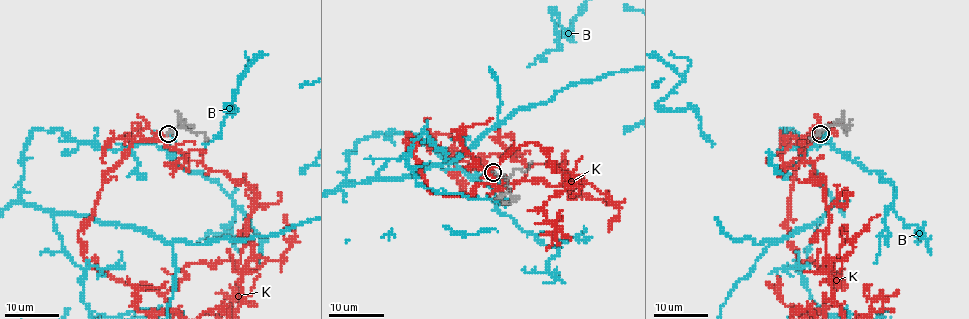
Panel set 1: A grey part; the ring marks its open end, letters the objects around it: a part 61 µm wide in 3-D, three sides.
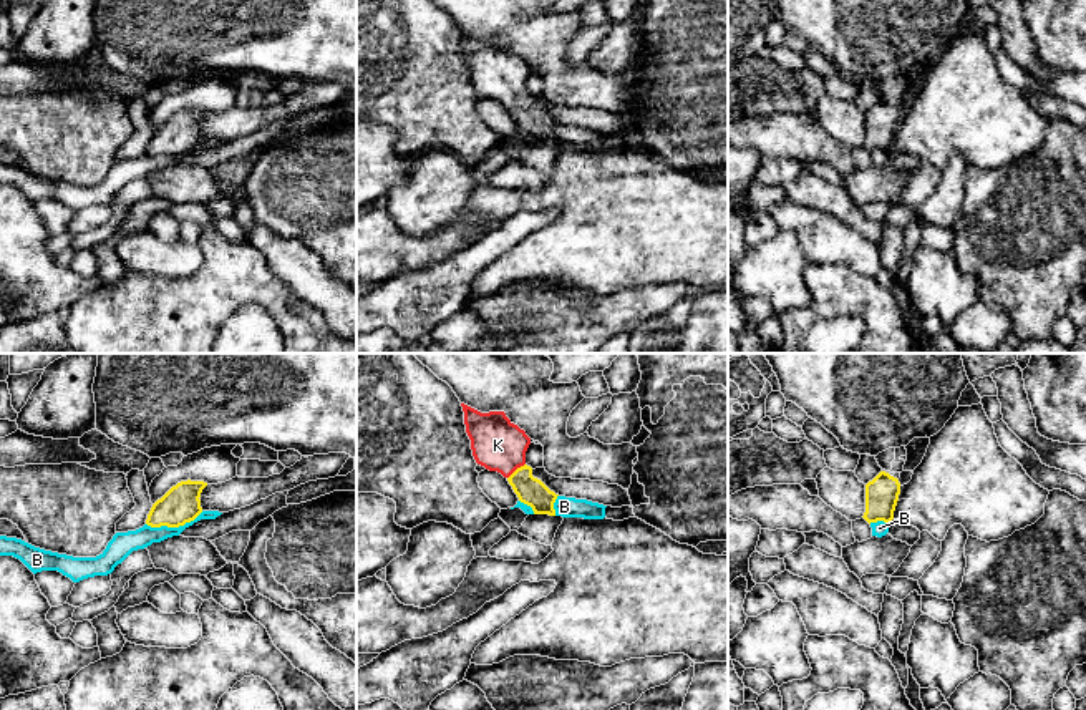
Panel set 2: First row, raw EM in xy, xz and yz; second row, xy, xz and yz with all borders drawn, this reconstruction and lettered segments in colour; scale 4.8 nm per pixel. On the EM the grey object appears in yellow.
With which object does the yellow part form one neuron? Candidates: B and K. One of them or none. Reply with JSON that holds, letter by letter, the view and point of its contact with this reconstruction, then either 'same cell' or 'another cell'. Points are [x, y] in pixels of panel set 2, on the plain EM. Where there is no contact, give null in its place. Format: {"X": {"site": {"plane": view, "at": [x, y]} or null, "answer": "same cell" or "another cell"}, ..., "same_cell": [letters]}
{"B": {"site": {"plane": "xy", "at": [174, 155]}, "answer": "another cell"}, "K": {"site": {"plane": "xz", "at": [516, 98]}, "answer": "same cell"}, "same_cell": ["K"]}

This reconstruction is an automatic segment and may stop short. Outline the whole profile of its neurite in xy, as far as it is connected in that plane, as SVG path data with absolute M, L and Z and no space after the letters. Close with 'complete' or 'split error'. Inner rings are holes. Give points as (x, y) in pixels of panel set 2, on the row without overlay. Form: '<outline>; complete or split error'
M181 109L158 128L146 148L151 156L179 156L194 149L201 141L201 121L207 114L204 109Z; complete

